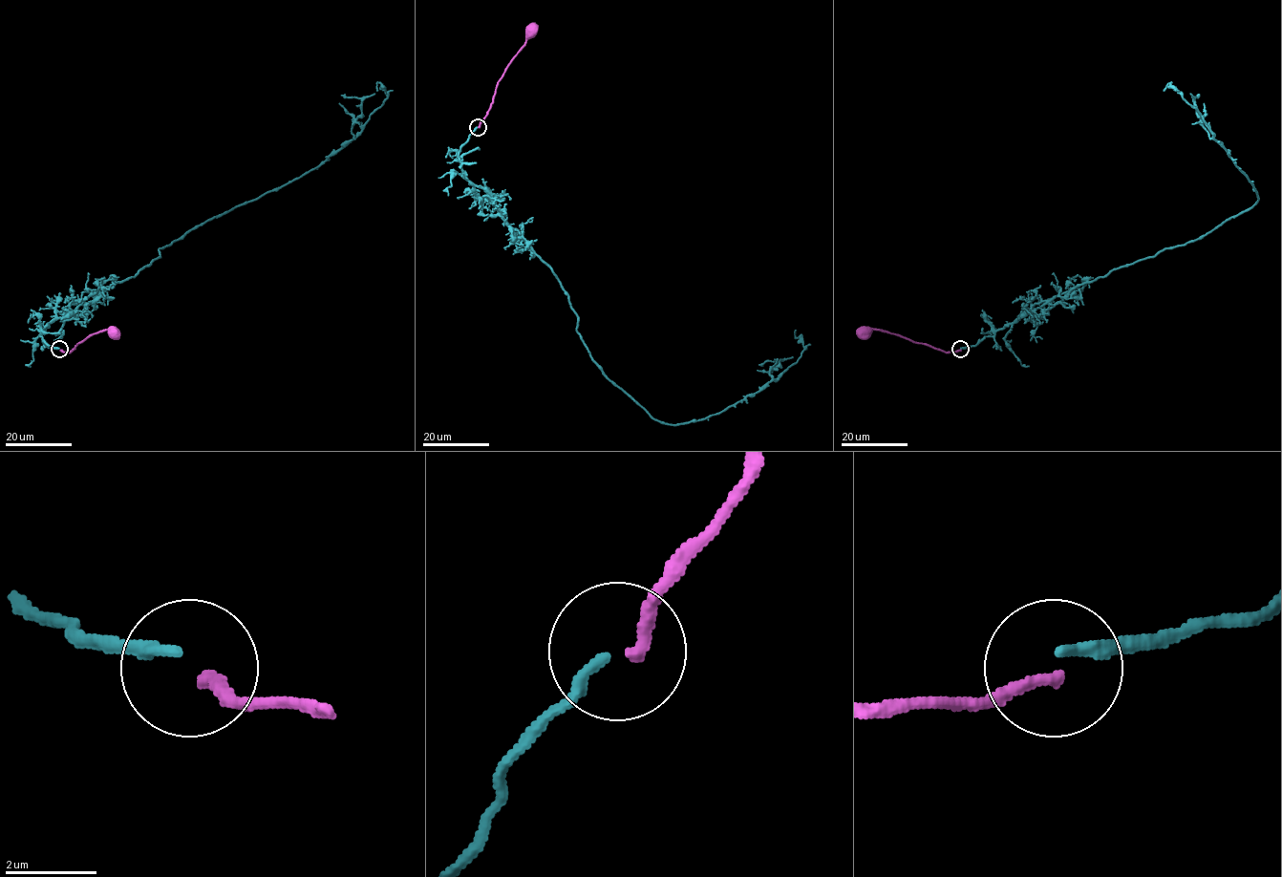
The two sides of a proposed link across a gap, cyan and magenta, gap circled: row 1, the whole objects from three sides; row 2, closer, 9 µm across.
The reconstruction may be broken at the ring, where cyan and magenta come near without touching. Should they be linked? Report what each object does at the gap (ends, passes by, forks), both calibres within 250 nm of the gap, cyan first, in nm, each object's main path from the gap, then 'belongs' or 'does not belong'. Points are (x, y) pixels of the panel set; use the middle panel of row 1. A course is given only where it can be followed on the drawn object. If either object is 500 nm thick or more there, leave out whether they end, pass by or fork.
cyan ends there; magenta ends there; 240 nm thick on the cyan side, 300 nm on the other; cyan runs (477, 127), (465, 177), (653, 418), (753, 395), (801, 355), (795, 330); magenta runs (478, 127), (495, 96), (497, 83), (532, 31); does not belong

